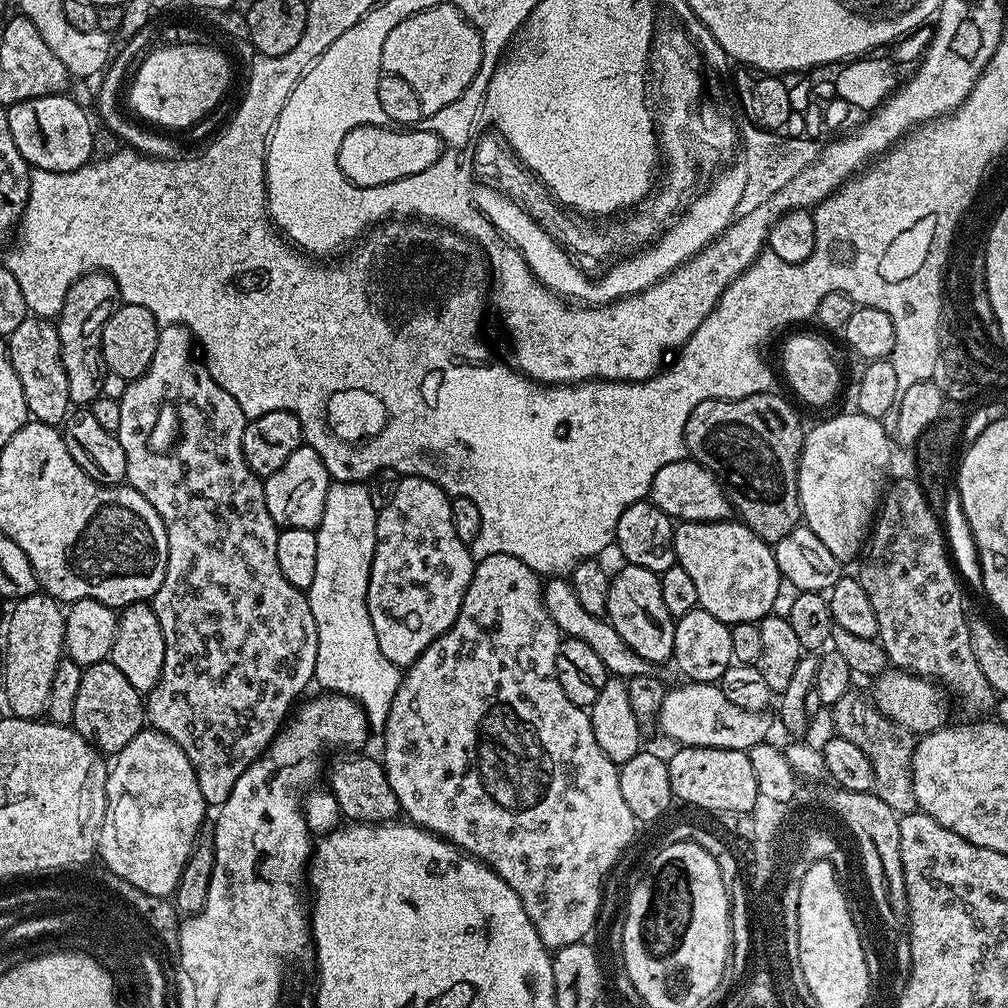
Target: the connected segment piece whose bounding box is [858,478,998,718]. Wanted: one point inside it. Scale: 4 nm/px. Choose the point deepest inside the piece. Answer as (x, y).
(907, 576)

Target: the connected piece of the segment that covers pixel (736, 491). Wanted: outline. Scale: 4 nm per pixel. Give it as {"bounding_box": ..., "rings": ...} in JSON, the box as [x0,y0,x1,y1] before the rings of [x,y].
{"bounding_box":[684,390,806,546],"rings":[[[769,390],[759,392],[758,394],[750,394],[746,398],[738,398],[737,400],[707,400],[706,402],[698,402],[698,406],[694,406],[690,418],[686,418],[686,426],[684,427],[684,446],[687,455],[691,459],[698,461],[702,467],[709,468],[716,475],[716,479],[723,484],[724,491],[728,493],[728,501],[731,502],[735,515],[743,523],[747,524],[750,530],[754,530],[754,534],[758,534],[763,540],[768,541],[773,546],[782,538],[786,538],[786,534],[793,532],[802,520],[799,500],[799,460],[806,433],[803,427],[800,429],[799,414],[782,397],[775,396],[774,393],[775,391]]]}

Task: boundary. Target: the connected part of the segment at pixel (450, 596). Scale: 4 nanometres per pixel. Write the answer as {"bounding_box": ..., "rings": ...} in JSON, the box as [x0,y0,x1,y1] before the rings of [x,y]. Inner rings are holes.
{"bounding_box":[368,476,473,670],"rings":[[[421,476],[400,478],[393,496],[379,509],[376,517],[376,545],[368,587],[370,622],[374,622],[378,646],[390,662],[406,670],[424,653],[430,642],[452,628],[458,610],[462,610],[462,598],[466,598],[473,567],[471,547],[456,536],[452,500],[448,493]]]}

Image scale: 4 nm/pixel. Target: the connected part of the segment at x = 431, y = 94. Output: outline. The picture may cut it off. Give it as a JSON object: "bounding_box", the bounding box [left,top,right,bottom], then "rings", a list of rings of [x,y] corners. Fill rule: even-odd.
{"bounding_box":[380,2,480,118],"rings":[[[451,2],[408,16],[386,36],[380,51],[381,71],[402,77],[419,98],[421,115],[431,118],[462,96],[480,71],[480,33]]]}

